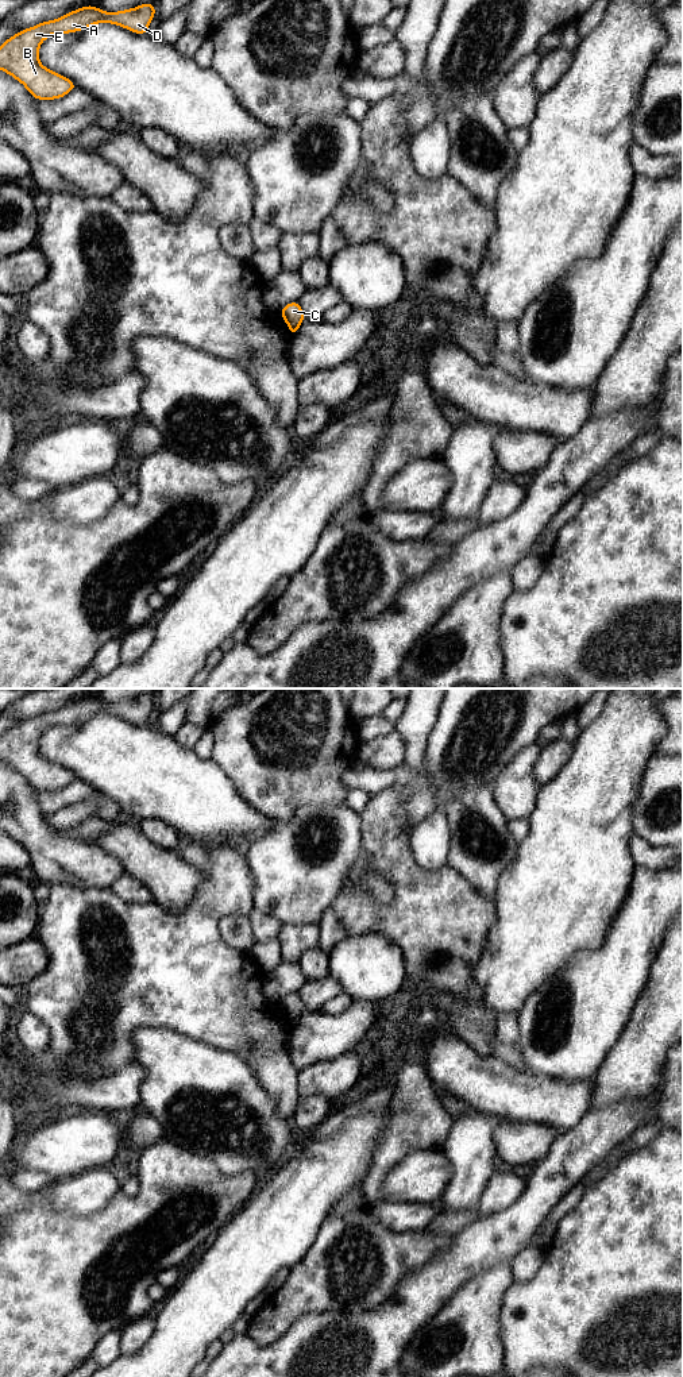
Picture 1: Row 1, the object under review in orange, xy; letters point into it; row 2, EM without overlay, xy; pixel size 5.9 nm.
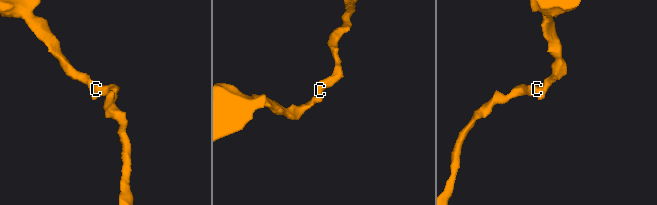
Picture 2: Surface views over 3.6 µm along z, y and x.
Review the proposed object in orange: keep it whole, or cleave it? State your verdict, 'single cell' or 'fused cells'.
fused cells

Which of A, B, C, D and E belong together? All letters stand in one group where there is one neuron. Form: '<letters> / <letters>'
A B D E / C

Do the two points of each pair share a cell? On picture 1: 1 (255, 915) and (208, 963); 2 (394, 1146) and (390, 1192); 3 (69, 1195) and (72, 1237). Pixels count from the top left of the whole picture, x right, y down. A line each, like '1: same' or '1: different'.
1: different
2: different
3: different

